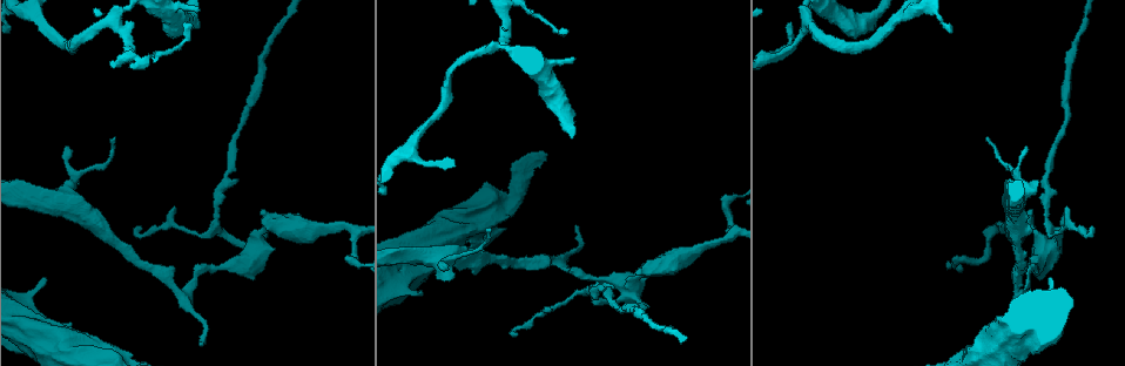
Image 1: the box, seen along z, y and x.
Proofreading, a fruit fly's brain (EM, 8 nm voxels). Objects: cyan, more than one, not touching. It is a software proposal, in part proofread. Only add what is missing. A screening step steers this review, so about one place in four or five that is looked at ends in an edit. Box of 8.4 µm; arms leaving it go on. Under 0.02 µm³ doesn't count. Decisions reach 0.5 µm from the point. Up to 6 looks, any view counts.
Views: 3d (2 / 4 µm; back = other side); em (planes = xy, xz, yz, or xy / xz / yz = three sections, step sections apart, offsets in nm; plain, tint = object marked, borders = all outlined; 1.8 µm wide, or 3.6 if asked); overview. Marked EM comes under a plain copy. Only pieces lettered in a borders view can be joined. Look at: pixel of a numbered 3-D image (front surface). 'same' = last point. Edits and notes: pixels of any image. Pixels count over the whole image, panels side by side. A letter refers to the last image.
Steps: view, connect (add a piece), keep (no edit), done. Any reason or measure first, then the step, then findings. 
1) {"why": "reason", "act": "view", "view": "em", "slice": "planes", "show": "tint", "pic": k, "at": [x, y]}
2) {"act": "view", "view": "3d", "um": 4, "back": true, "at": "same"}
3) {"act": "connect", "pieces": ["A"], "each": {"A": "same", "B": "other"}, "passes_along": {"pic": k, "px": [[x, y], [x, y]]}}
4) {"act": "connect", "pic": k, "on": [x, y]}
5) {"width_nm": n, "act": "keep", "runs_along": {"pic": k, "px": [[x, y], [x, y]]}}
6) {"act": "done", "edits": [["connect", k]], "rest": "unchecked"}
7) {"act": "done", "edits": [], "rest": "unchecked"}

{"why": "tapers out", "act": "view", "view": "em", "slice": "planes", "show": "borders", "pic": 1, "at": [577, 227]}

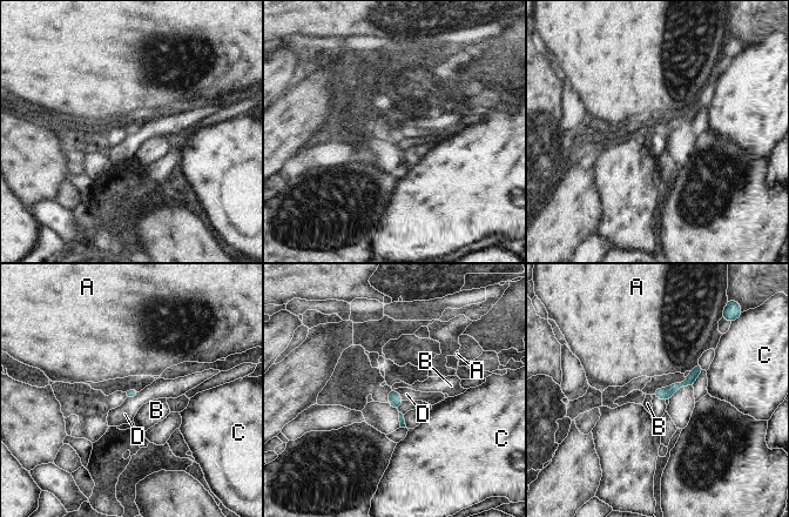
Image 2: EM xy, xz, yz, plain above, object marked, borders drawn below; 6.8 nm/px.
{"act": "keep", "each": {"A": "other", "B": "other", "C": "other", "D": "other"}, "runs_along": {"pic": 2, "px": [[699, 368], [686, 382], [658, 394]]}, "found": "no lettered piece goes on from it"}

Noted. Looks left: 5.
{"why": "an open end", "act": "view", "view": "em", "slice": "xz", "step": 8, "show": "borders", "pic": 1, "at": [440, 268]}

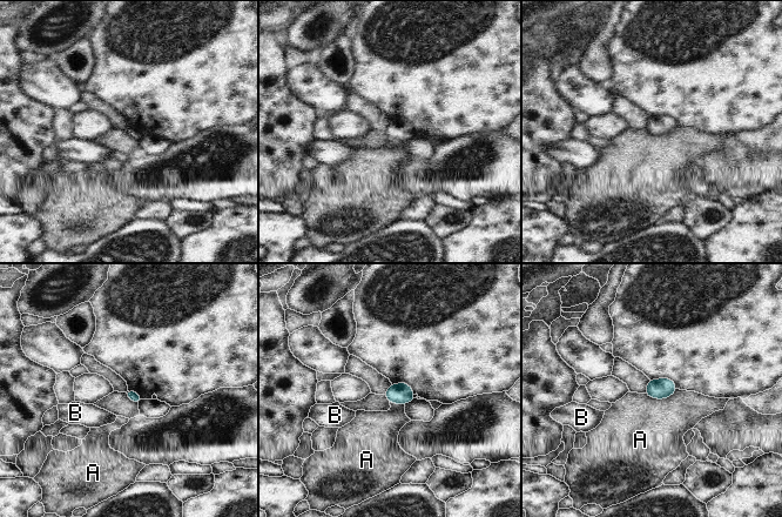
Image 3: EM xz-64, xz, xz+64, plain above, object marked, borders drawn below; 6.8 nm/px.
{"act": "keep", "each": {"A": "other", "B": "other"}, "found": "no lettered piece goes on from it"}

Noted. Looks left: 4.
{"why": "sharp bend", "act": "view", "view": "em", "um": 3.6, "slice": "planes", "show": "borders", "pic": 1, "at": [727, 206]}

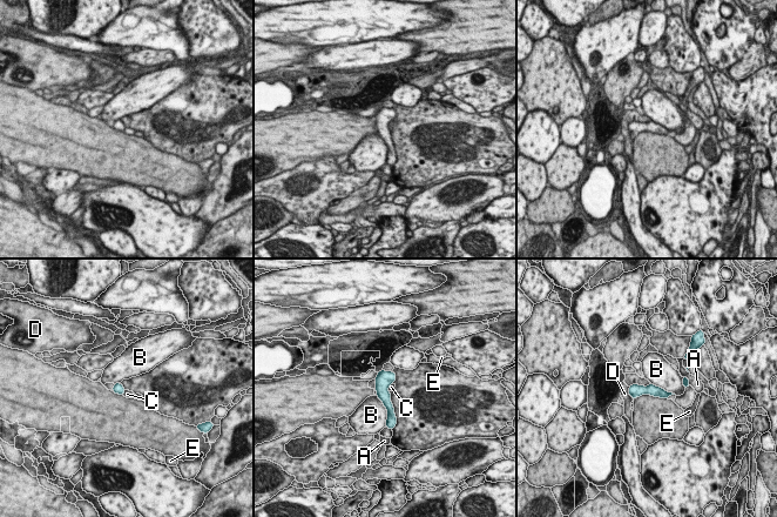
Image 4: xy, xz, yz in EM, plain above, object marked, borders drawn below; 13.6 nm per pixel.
{"act": "keep", "each": {"A": "other", "B": "other", "C": "other", "D": "other", "E": "other"}, "runs_along": {"pic": 4, "px": [[382, 374], [392, 423]]}, "found": "no lettered piece goes on from it"}

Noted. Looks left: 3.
{"act": "done", "edits": [], "rest": "unchecked"}

